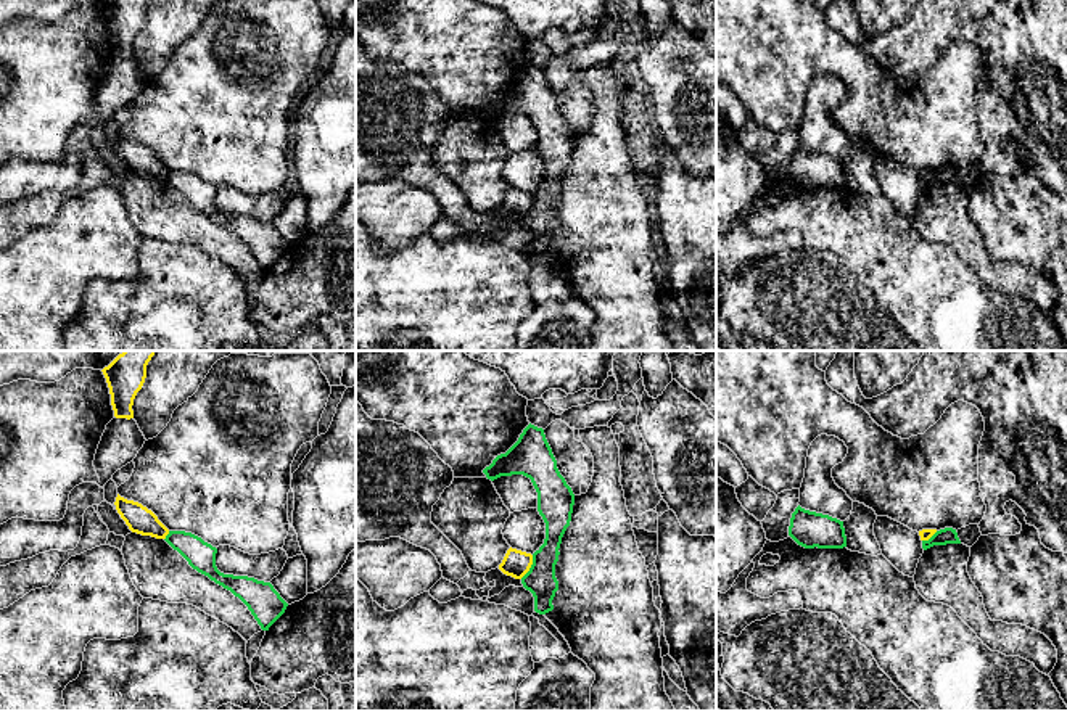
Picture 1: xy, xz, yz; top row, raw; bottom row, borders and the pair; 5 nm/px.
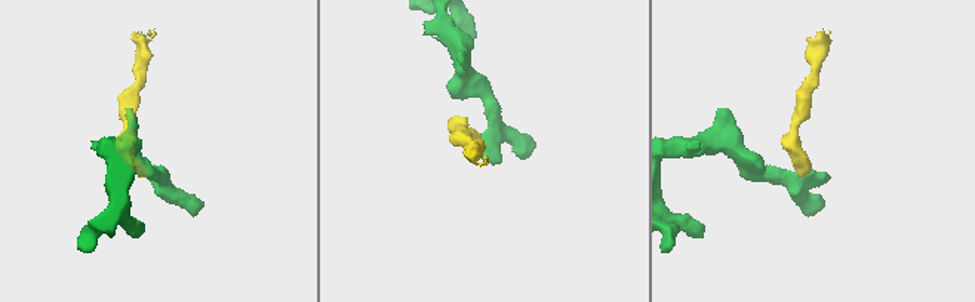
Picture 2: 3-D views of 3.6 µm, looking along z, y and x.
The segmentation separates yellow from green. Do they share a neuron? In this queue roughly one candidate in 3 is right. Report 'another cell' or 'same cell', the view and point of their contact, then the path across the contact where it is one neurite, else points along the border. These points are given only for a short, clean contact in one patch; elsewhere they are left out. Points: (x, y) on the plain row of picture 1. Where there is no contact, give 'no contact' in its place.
another cell; contact xz (530, 206); border xz (533, 195), (531, 206), (520, 217)

